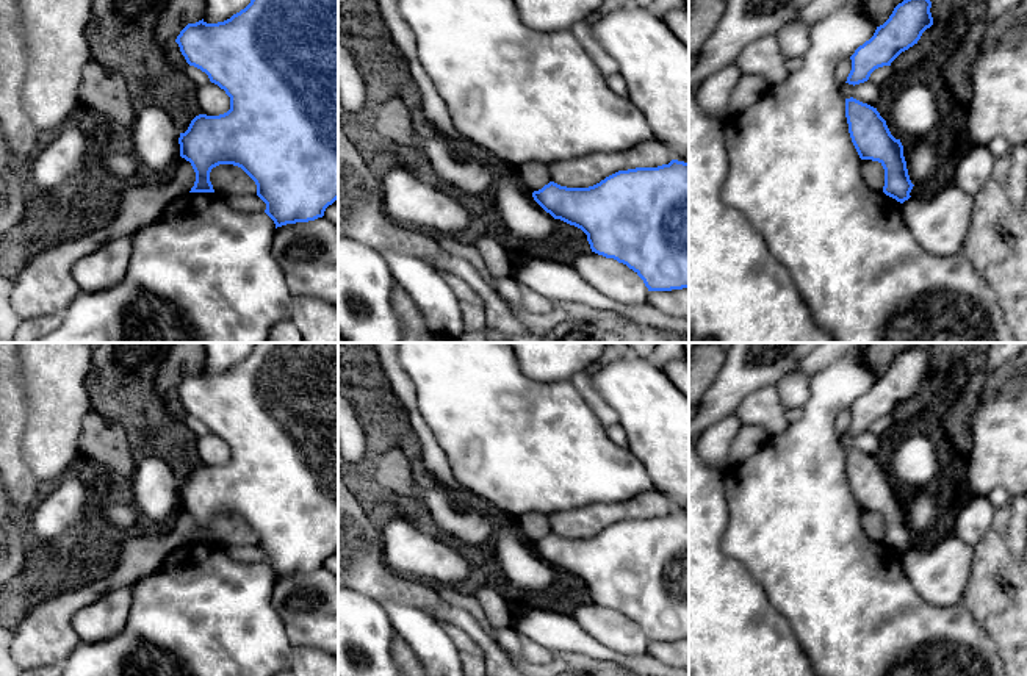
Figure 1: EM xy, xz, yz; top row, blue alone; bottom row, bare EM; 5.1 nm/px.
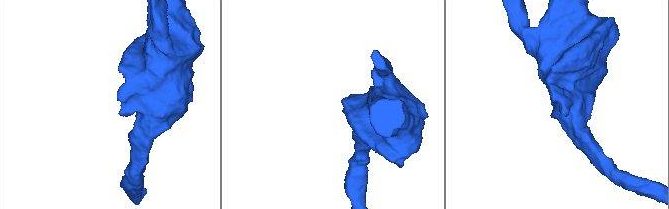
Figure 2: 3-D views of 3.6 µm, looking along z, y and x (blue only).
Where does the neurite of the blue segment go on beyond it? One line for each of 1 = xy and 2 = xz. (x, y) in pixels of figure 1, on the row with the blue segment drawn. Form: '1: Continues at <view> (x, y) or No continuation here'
1: No continuation here
2: No continuation here

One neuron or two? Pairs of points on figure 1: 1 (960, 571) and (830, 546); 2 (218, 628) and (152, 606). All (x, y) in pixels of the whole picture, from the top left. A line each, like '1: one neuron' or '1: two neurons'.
1: two neurons
2: one neuron

